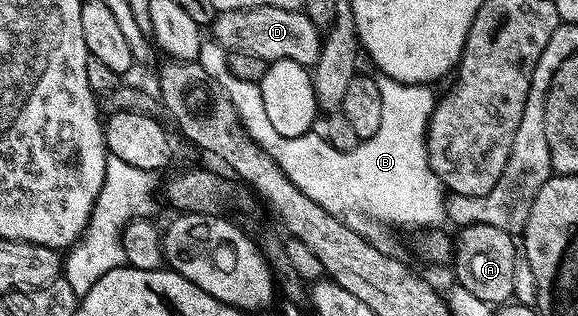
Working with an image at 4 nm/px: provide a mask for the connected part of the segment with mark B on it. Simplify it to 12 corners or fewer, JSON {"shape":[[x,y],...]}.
{"shape":[[216,40],[199,63],[245,132],[364,240],[436,229],[447,189],[425,141],[432,87],[378,75],[383,122],[350,152],[283,138]]}

